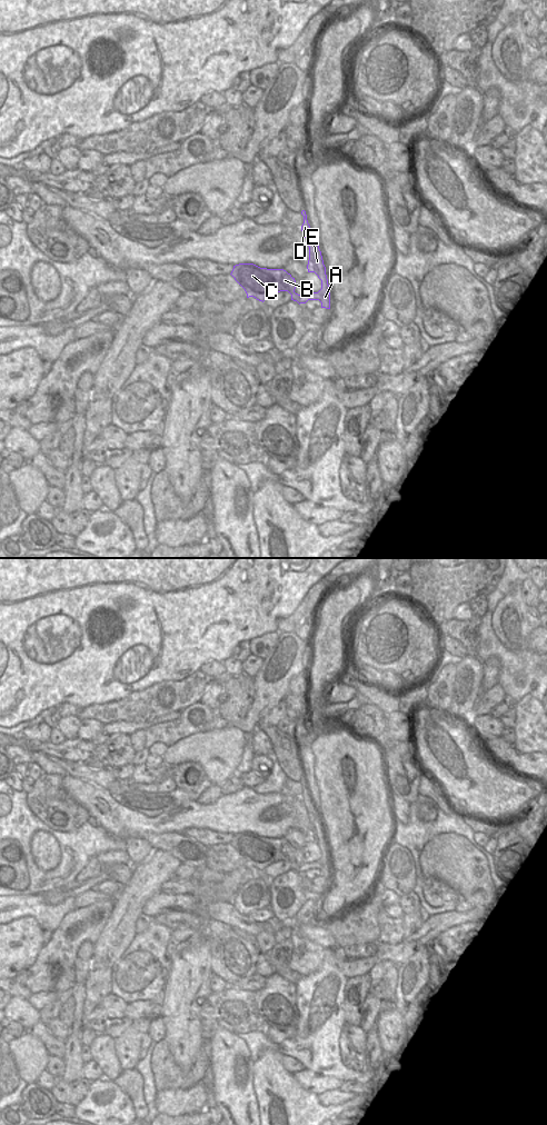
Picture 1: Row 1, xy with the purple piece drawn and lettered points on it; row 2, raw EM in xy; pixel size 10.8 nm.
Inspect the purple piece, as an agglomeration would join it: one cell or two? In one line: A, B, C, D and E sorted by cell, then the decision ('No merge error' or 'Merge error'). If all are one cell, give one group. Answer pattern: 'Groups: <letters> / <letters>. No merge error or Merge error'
Groups: A D E / B C. Merge error

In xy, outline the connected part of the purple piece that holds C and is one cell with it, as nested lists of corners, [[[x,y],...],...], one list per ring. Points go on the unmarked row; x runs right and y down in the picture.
[[[239,833],[233,835],[230,844],[245,858],[247,867],[253,866],[263,872],[276,862],[288,860],[291,869],[298,872],[304,865],[304,863],[295,862],[296,849],[284,838],[267,838],[253,833]]]

